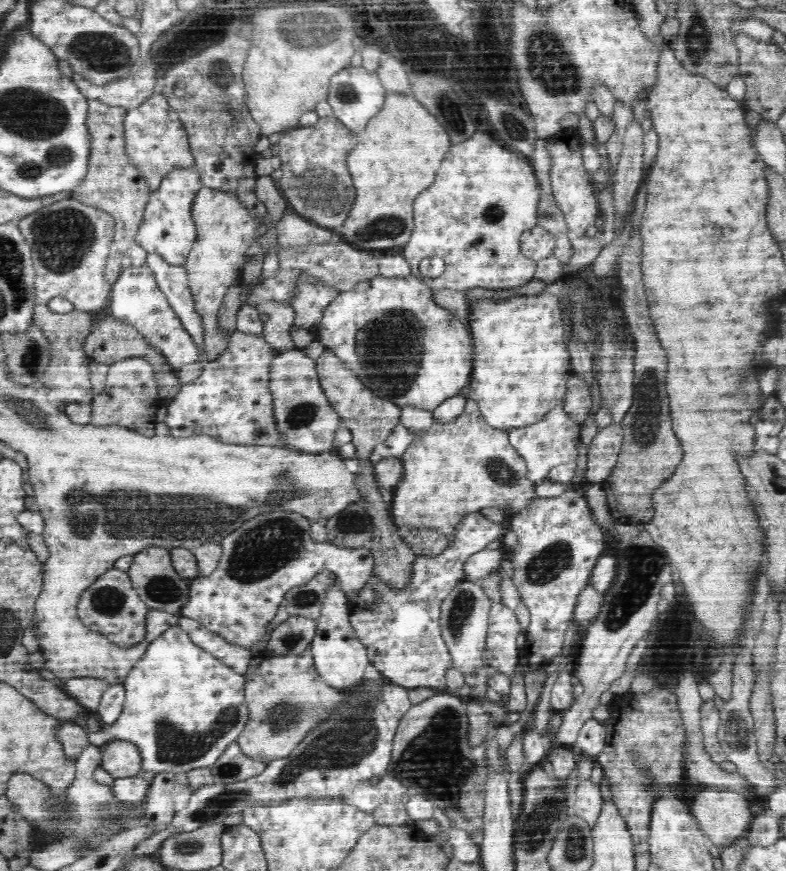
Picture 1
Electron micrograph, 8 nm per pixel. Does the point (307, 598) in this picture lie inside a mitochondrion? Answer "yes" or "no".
yes

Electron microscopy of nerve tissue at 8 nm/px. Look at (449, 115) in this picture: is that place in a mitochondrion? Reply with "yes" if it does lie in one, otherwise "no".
yes

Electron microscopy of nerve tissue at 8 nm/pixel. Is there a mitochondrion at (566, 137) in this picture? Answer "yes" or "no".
no

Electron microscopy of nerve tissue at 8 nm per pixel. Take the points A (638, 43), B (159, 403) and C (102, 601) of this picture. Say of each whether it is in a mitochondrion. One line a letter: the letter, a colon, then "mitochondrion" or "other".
A: other
B: other
C: mitochondrion

